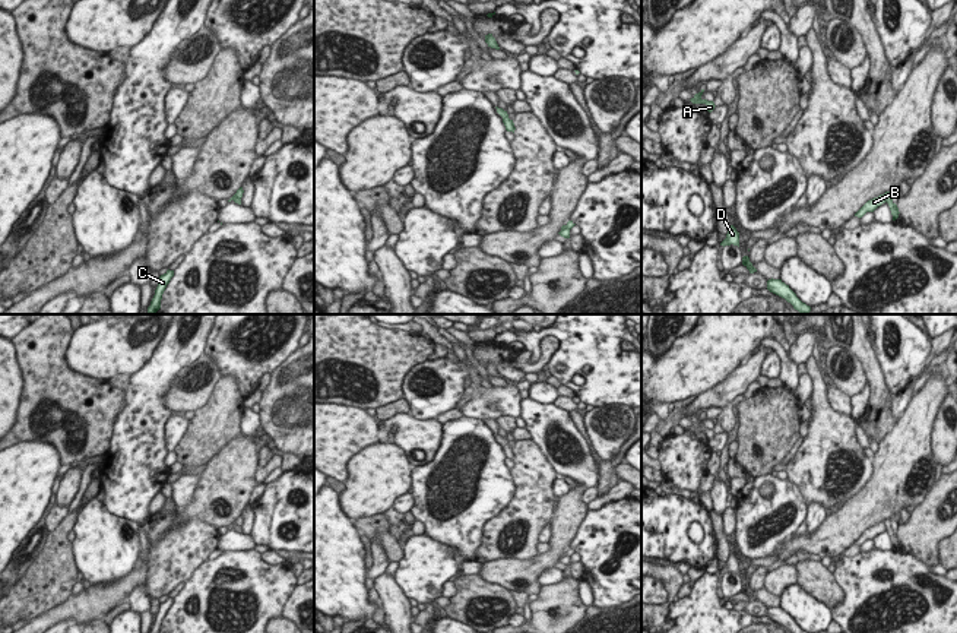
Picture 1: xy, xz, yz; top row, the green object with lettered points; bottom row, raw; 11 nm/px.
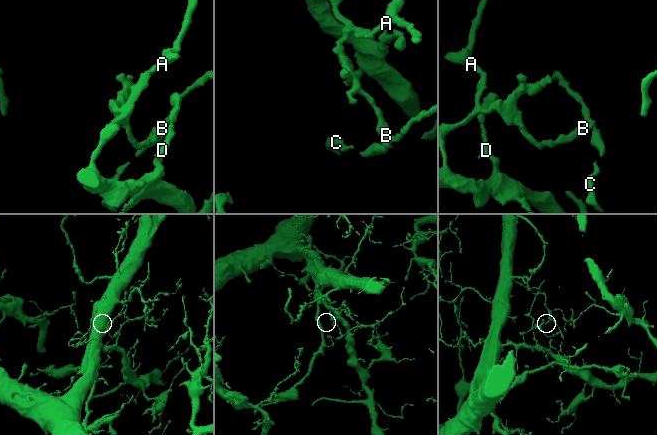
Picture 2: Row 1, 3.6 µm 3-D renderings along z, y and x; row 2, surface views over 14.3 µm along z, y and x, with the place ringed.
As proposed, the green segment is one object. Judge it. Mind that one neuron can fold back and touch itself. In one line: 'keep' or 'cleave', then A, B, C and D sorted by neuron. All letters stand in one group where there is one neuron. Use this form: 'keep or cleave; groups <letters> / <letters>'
cleave; groups A B D / C

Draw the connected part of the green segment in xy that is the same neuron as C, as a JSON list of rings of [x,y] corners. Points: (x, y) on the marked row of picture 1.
[[[169,269],[164,275],[159,276],[159,284],[155,289],[155,295],[150,301],[150,306],[148,307],[149,314],[155,314],[161,308],[162,294],[172,276],[174,276],[174,270],[169,270]]]

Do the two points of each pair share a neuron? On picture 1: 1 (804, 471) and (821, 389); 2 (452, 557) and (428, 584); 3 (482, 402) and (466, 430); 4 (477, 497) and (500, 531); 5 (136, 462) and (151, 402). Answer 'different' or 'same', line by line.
1: same
2: same
3: different
4: different
5: same

